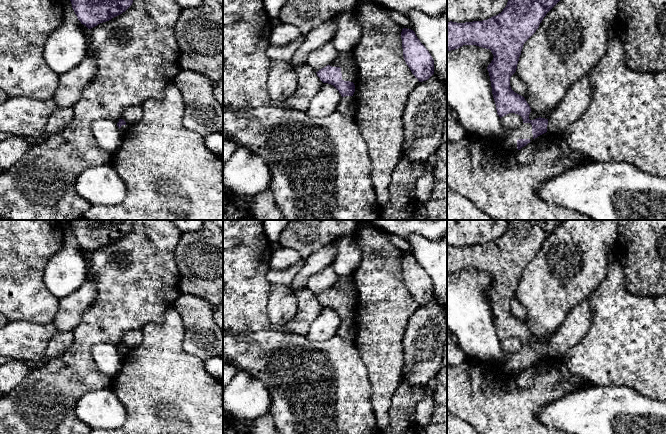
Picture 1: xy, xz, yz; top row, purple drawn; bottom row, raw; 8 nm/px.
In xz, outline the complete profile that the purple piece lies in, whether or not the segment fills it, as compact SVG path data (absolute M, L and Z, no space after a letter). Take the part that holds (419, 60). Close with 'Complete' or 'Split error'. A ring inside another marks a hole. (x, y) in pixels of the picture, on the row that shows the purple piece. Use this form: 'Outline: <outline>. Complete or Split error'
Outline: M411 29L401 32L403 57L412 74L419 82L428 80L434 74L434 60L426 47Z. Complete

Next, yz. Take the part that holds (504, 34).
Outline: M508 0L501 13L487 20L465 23L447 22L447 51L458 49L463 45L476 45L490 49L494 56L487 70L497 114L501 118L509 113L515 113L523 119L523 123L518 128L504 130L499 138L507 151L516 152L531 140L547 132L548 119L541 117L529 119L531 108L523 96L511 89L510 78L516 72L524 43L536 32L543 18L559 1Z. Split error

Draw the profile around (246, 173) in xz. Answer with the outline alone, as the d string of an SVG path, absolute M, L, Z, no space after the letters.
M239 147L223 166L223 184L234 194L256 196L269 190L271 174L266 161Z

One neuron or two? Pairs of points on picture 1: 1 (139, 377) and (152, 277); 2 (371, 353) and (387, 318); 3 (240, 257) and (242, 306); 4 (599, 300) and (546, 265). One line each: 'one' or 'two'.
1: two
2: one
3: one
4: two

